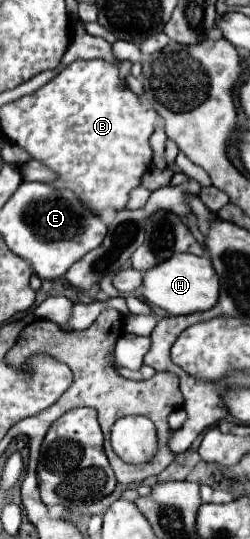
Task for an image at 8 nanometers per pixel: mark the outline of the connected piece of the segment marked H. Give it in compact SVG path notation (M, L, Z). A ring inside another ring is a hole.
M175 253L169 261L149 269L143 277L143 295L147 303L161 307L169 315L187 315L197 311L207 311L217 303L219 297L219 277L211 265L209 257L197 257L191 253Z

